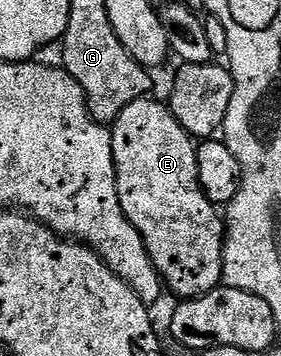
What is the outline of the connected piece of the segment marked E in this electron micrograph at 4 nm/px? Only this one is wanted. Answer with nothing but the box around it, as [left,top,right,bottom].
[110,97,225,300]

